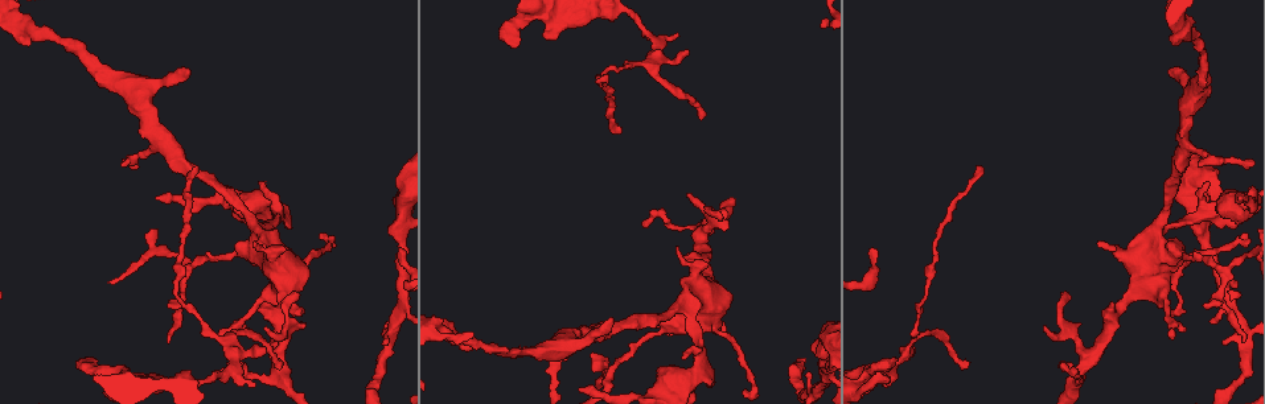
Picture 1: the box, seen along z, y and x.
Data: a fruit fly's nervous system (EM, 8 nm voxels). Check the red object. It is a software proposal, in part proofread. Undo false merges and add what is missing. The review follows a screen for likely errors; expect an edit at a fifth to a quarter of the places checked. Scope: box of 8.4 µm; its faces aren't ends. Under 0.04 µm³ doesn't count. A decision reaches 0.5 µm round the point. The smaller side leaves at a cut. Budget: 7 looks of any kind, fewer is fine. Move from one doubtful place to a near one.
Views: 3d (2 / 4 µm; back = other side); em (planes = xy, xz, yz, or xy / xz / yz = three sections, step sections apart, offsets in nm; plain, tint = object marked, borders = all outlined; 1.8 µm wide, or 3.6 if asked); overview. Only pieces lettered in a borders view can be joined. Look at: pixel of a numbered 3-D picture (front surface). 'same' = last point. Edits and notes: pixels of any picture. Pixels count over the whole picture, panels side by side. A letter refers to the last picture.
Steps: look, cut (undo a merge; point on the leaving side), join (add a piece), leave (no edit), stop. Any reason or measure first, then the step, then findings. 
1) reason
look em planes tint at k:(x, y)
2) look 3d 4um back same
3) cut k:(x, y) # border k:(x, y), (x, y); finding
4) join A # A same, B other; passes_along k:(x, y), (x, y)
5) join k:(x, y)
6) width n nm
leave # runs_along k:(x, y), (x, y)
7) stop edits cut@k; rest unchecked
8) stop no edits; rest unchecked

an open end
look em planes plain at 1:(809, 372)

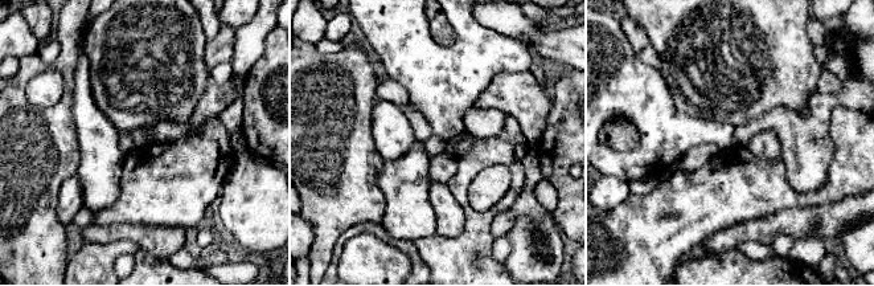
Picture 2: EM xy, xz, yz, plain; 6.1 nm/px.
see the neighbours
look em planes borders same

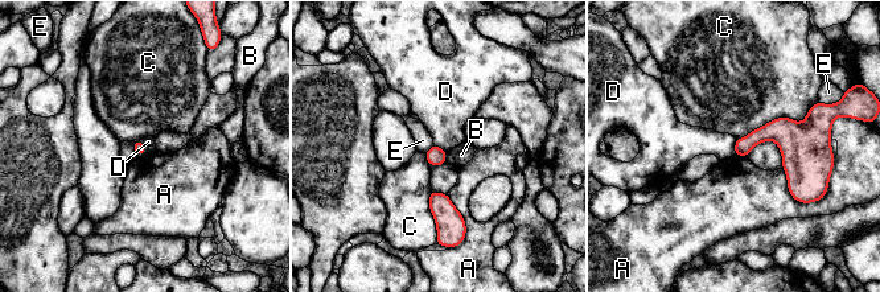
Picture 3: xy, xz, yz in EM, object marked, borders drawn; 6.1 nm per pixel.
leave # A other, B other, C other, D other, E other; border 3:(736, 139), (732, 153); no lettered piece goes on from it

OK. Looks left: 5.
look em planes borders at 1:(189, 72)

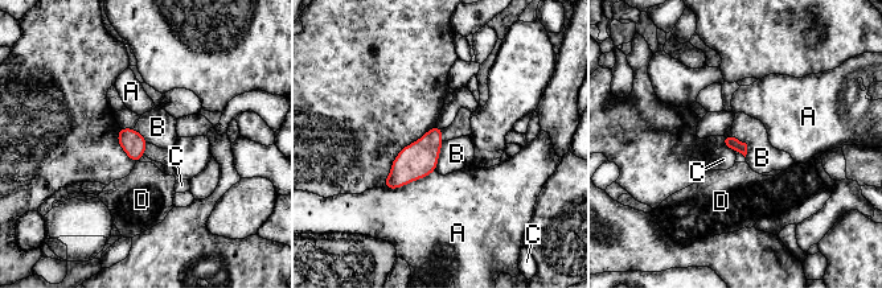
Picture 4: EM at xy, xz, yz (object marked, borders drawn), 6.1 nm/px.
leave # A other, B other, C other, D other; border 4:(443, 142), (435, 169); none of them fits

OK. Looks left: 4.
calibre changes
look em xz step 16 tint at 1:(1202, 77)

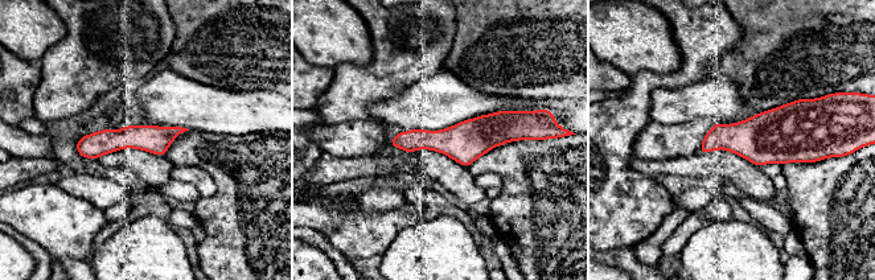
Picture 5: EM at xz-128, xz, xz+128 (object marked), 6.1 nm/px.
cut it another way
look em planes borders same

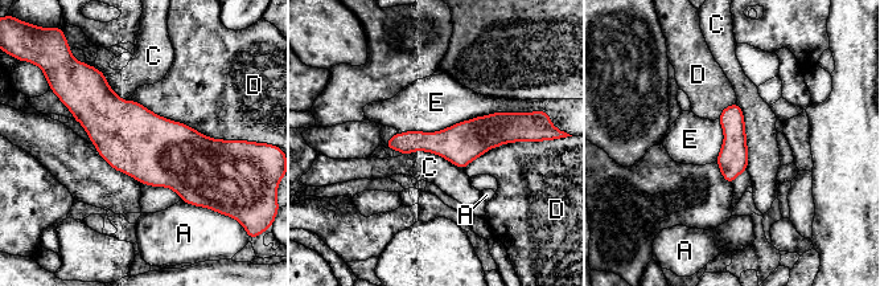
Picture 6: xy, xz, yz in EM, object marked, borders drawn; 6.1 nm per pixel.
leave # A other, C other, D other, E other; border 6:(523, 111), (398, 133); continuous, no second neuron

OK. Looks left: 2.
stop no edits; rest unchecked

